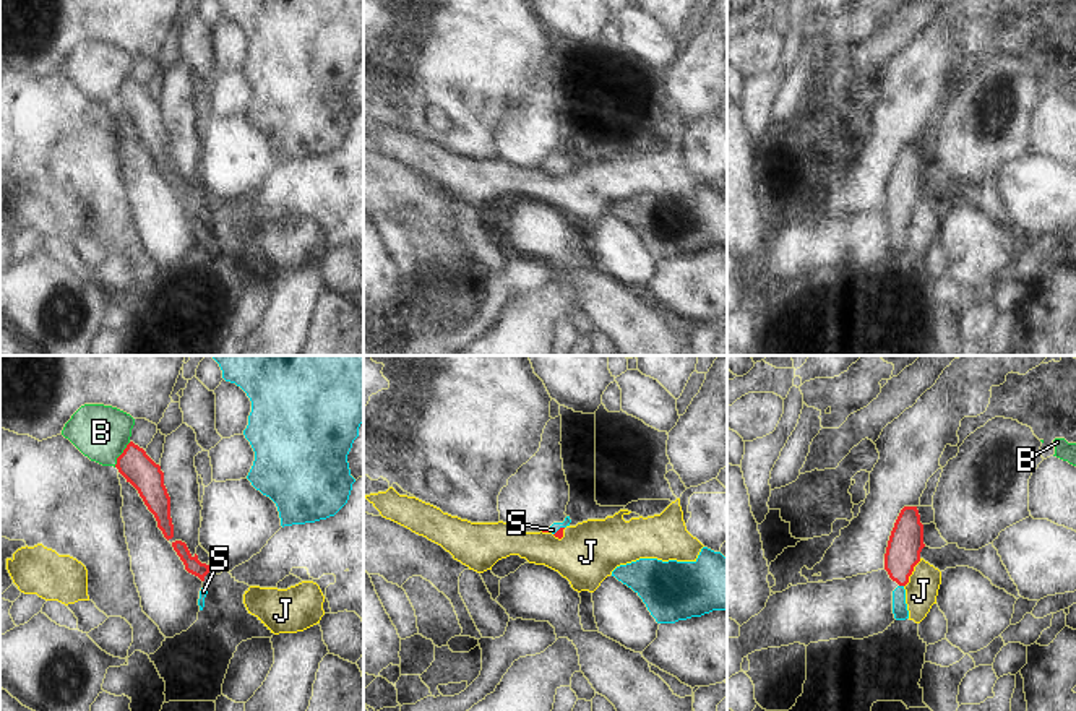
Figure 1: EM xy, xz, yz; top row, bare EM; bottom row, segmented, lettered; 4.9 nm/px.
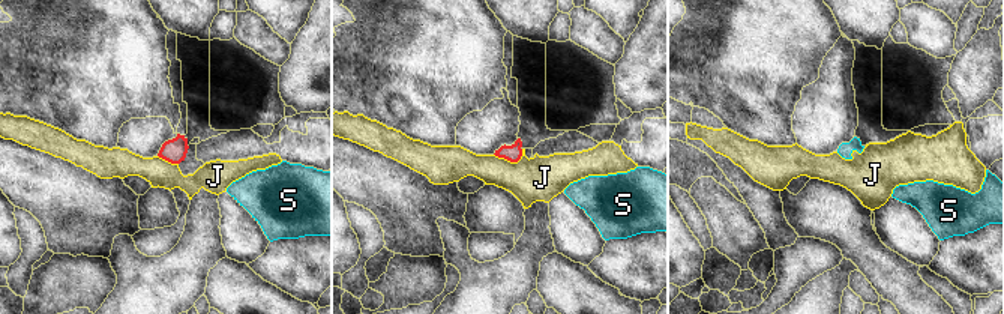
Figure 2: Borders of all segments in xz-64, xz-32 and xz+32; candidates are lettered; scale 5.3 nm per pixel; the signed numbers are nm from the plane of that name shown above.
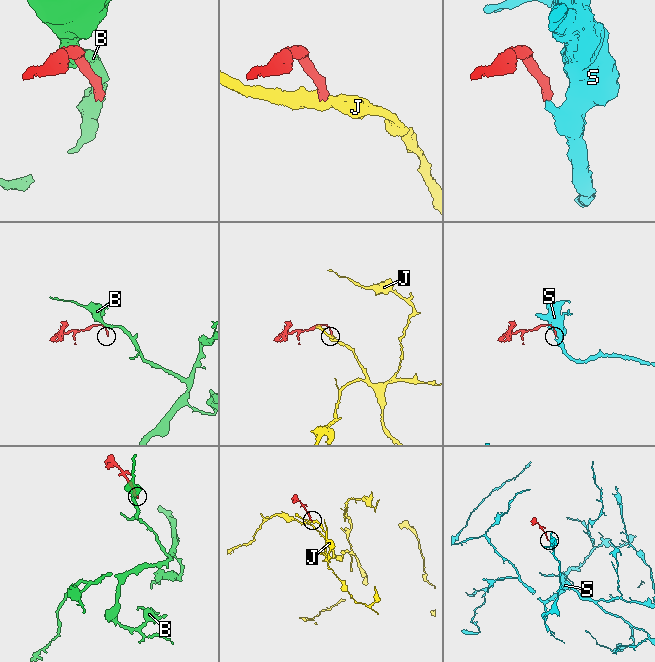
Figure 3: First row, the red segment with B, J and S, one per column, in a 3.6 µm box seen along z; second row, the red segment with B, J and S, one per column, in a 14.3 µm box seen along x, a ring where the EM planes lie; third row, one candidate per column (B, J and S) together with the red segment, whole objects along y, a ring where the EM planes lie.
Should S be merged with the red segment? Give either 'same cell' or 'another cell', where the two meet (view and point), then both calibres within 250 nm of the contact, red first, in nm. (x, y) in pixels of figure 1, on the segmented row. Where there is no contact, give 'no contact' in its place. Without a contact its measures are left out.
same cell | yz (901, 585) | 170/80 nm

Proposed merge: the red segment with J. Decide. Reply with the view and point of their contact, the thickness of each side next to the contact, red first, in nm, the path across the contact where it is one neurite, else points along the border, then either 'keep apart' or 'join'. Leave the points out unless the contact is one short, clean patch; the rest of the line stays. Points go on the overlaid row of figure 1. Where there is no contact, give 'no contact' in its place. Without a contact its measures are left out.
contact yz (911, 573); calibres 170 and 160 nm; border yz (921, 559), (904, 586); keep apart

